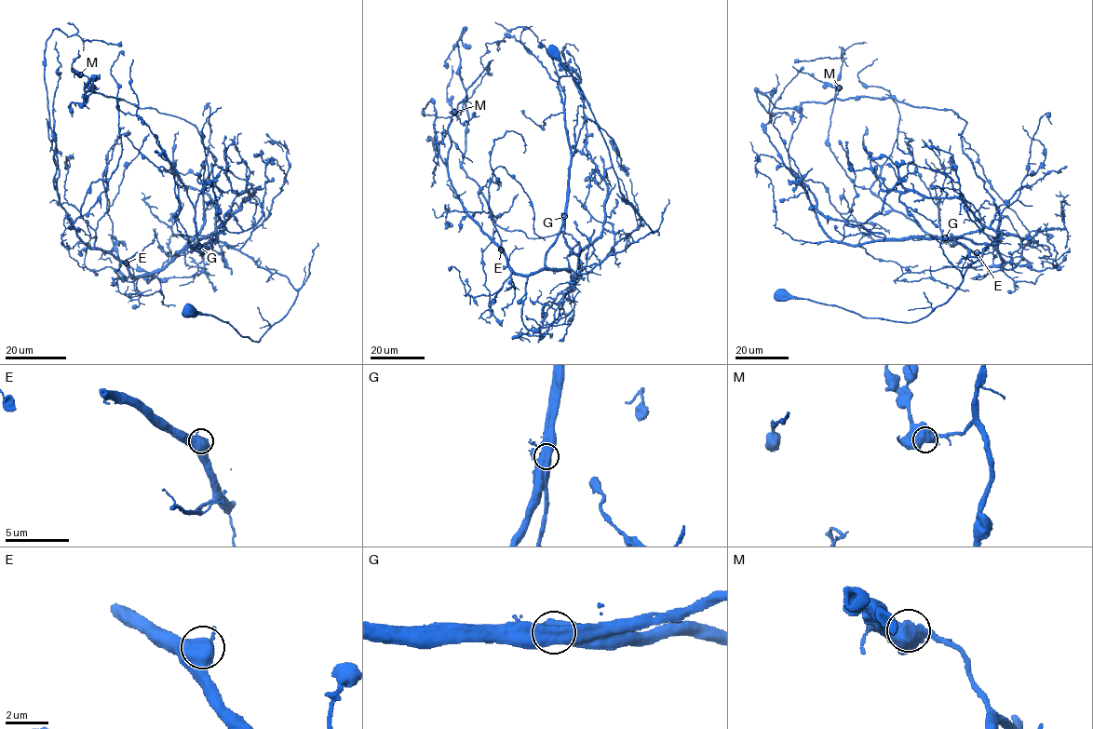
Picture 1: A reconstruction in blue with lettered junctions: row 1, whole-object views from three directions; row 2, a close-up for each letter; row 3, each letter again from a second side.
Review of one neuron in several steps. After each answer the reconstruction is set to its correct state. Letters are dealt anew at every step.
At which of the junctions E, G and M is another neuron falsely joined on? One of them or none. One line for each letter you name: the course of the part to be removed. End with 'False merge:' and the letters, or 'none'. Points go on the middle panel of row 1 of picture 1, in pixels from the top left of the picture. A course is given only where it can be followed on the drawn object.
G: course (565, 216), (571, 155), (583, 123), (587, 118), (595, 121), (613, 141), (622, 169), (610, 140)
False merge: G

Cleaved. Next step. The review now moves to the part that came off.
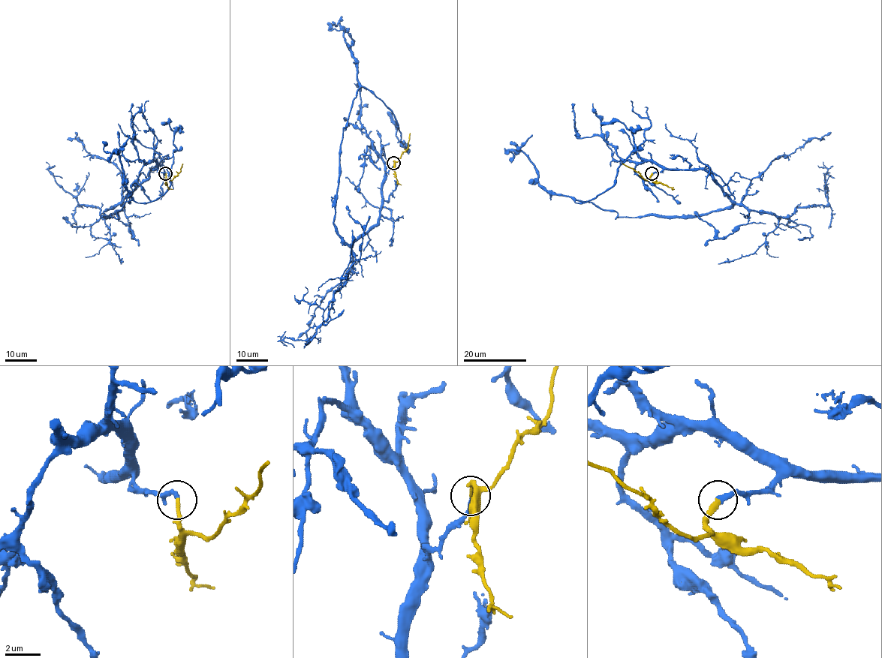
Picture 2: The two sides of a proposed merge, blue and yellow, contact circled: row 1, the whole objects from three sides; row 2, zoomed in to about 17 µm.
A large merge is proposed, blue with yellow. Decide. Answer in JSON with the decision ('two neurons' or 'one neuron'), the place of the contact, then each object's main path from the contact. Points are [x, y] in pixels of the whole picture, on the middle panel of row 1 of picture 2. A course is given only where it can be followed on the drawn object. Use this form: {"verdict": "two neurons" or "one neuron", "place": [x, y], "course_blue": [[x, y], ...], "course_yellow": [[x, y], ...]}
{"verdict": "one neuron", "place": [393, 163], "course_blue": [[393, 163], [377, 223], [347, 244], [333, 223], [342, 129], [362, 86], [392, 112], [402, 145], [388, 111]], "course_yellow": [[393, 163], [408, 146], [410, 133]]}

